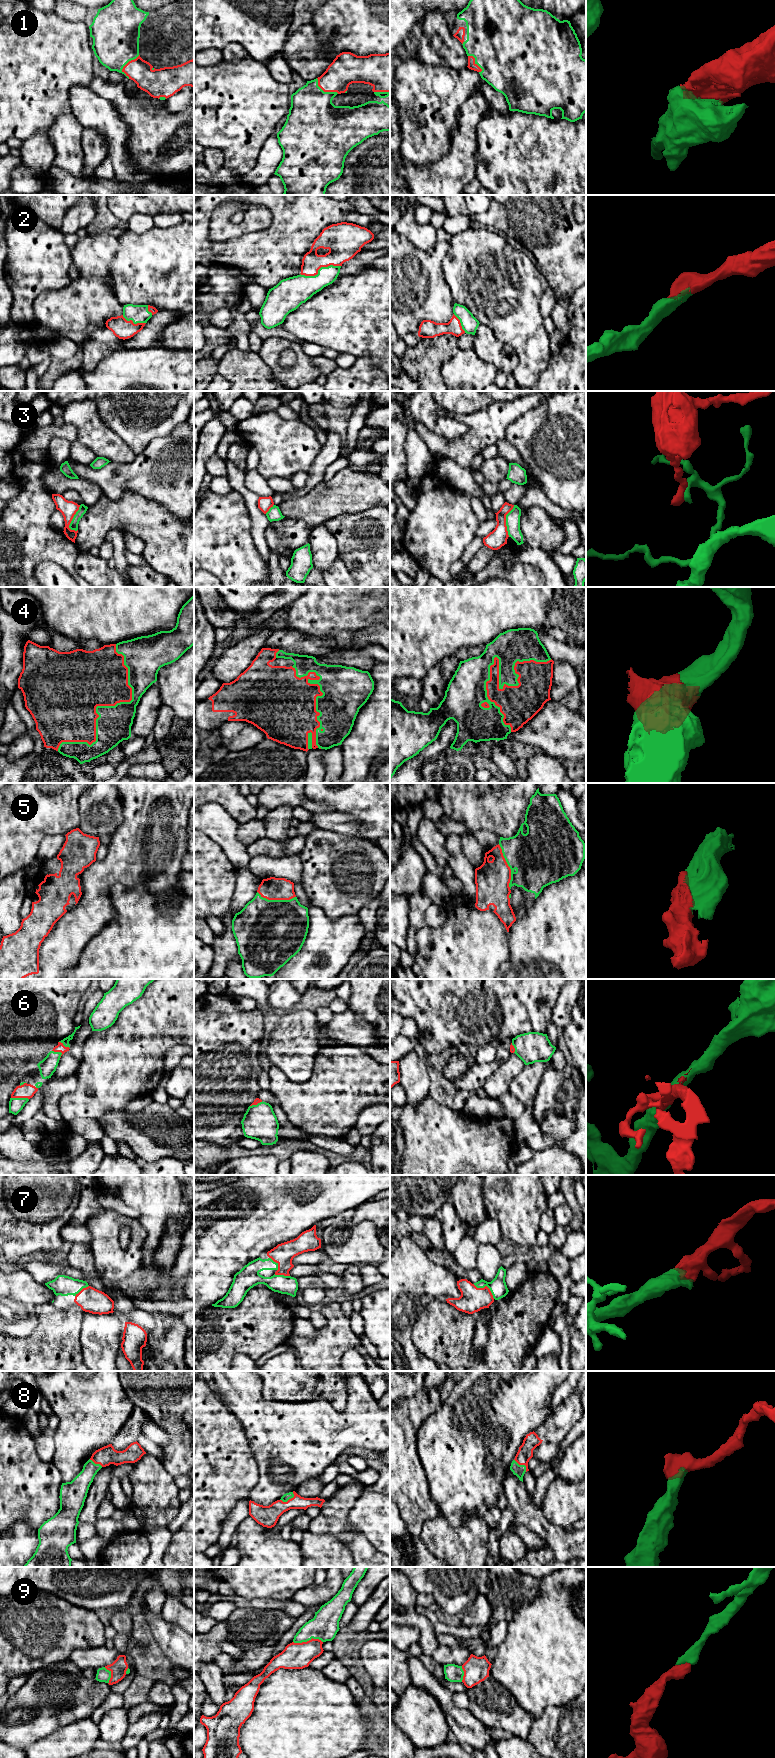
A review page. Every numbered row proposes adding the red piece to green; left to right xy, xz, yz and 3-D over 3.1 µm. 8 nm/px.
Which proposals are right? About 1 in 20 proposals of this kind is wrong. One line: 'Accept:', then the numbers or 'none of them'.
Accept: 1, 2, 4, 5, 6, 7, 8, 9

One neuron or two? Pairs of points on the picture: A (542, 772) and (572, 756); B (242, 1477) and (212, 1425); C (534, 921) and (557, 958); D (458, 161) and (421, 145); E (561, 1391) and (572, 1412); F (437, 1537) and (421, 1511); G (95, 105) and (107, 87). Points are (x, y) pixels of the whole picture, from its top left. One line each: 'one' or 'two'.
A: two
B: one
C: one
D: two
E: two
F: two
G: two

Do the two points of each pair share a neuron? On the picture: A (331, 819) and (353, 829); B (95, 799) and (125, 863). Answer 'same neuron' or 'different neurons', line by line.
A: same neuron
B: different neurons

